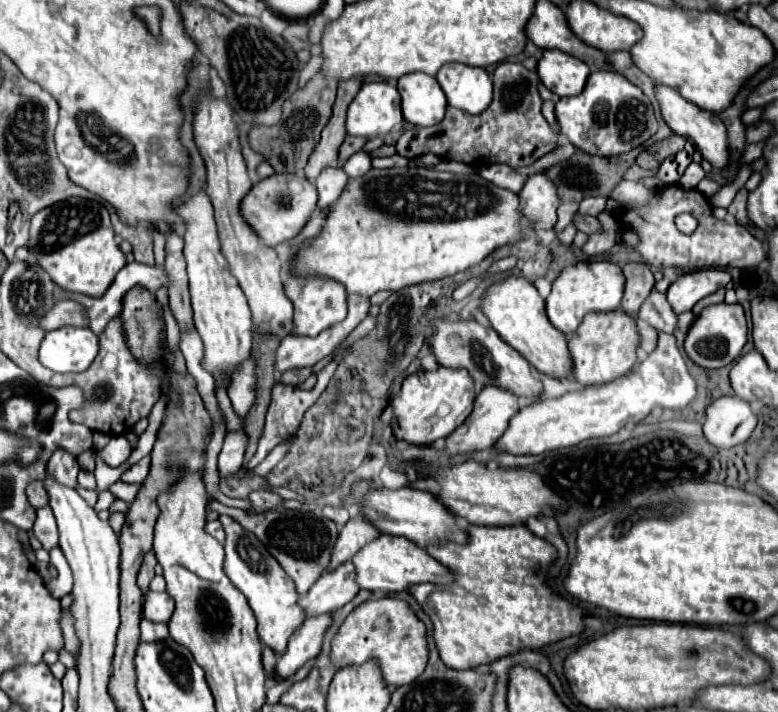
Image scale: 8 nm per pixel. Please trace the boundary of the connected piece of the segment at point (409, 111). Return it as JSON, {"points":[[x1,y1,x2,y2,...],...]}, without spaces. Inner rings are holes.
{"points":[[414,73,398,79,404,119,418,127,440,123,446,113,446,97,434,77]]}

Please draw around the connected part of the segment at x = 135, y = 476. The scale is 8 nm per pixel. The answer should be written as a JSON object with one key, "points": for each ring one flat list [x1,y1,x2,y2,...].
{"points":[[144,457,142,461,138,461,136,465,132,465,130,469,126,469,120,477,120,481,124,483,134,483,134,485,140,485,146,475,148,475,148,469,150,469,150,457]]}

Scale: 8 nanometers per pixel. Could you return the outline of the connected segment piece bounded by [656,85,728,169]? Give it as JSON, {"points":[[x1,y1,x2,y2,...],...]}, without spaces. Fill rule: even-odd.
{"points":[[656,85,656,99,658,99,658,105,660,105,660,113,662,113,662,119,666,121,666,125,682,135,682,137,688,137,688,141,694,143,694,147,702,153,702,157,712,163,714,169,722,169,726,163,728,163,728,145,726,145,726,129,724,129,724,123,718,115,710,113,710,111,704,111,700,109,698,105,686,101,678,91,666,87,666,85]]}

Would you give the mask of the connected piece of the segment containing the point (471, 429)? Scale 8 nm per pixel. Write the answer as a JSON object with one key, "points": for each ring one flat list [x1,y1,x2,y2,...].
{"points":[[486,385,480,391,480,395,476,397,474,411,470,413,466,423,462,423,462,427,458,427,452,435,446,437,446,445,444,445,446,451,448,453,464,453,464,451,480,451,480,449,494,445,500,439,500,435,506,431,508,421,518,411,520,411,520,403,512,391,506,391,502,387,496,387,496,385]]}

